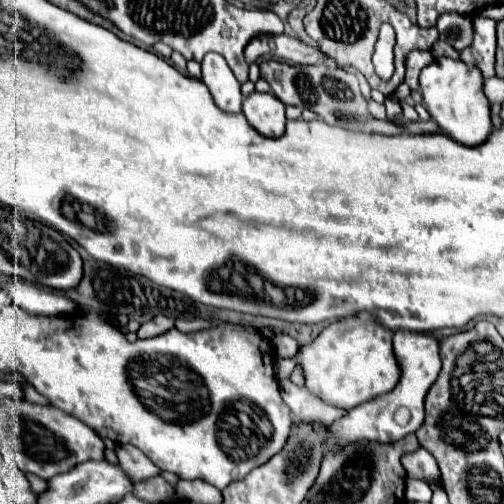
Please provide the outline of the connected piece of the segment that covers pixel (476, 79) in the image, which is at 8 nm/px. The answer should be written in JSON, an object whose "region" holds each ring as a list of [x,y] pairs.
{"region":[[[438,57],[426,65],[420,73],[420,91],[424,105],[432,119],[442,125],[440,129],[452,139],[466,145],[480,145],[492,131],[490,121],[490,101],[484,95],[484,77],[478,67],[466,65],[464,61],[454,61],[450,57]]]}

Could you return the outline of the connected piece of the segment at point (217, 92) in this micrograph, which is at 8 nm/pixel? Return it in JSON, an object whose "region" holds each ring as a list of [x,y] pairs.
{"region":[[[208,53],[202,61],[202,81],[214,103],[226,113],[242,113],[240,83],[228,63],[218,53]]]}

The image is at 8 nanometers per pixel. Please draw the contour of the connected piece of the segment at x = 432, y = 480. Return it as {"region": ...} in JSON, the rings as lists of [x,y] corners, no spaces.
{"region":[[[418,447],[414,453],[406,453],[402,457],[402,465],[406,469],[408,479],[420,479],[428,485],[440,485],[442,483],[442,473],[436,465],[436,459],[424,449]]]}

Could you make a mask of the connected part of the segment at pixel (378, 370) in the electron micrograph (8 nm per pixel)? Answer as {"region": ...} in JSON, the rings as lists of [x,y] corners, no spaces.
{"region":[[[362,313],[360,317],[348,317],[328,325],[312,343],[300,347],[300,351],[288,361],[294,365],[294,369],[296,367],[302,369],[306,389],[312,395],[344,411],[394,389],[400,377],[400,369],[392,353],[392,331],[374,323],[370,317],[366,317],[366,313]]]}

